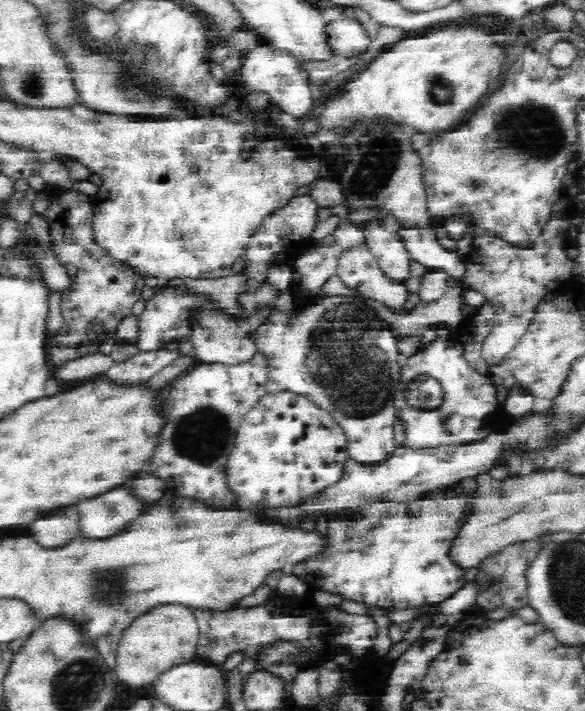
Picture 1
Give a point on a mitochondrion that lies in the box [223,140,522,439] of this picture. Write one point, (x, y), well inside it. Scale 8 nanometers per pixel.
(343, 356)

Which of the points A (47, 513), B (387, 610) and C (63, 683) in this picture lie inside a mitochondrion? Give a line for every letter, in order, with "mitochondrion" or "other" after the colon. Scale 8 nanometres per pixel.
A: other
B: other
C: mitochondrion

